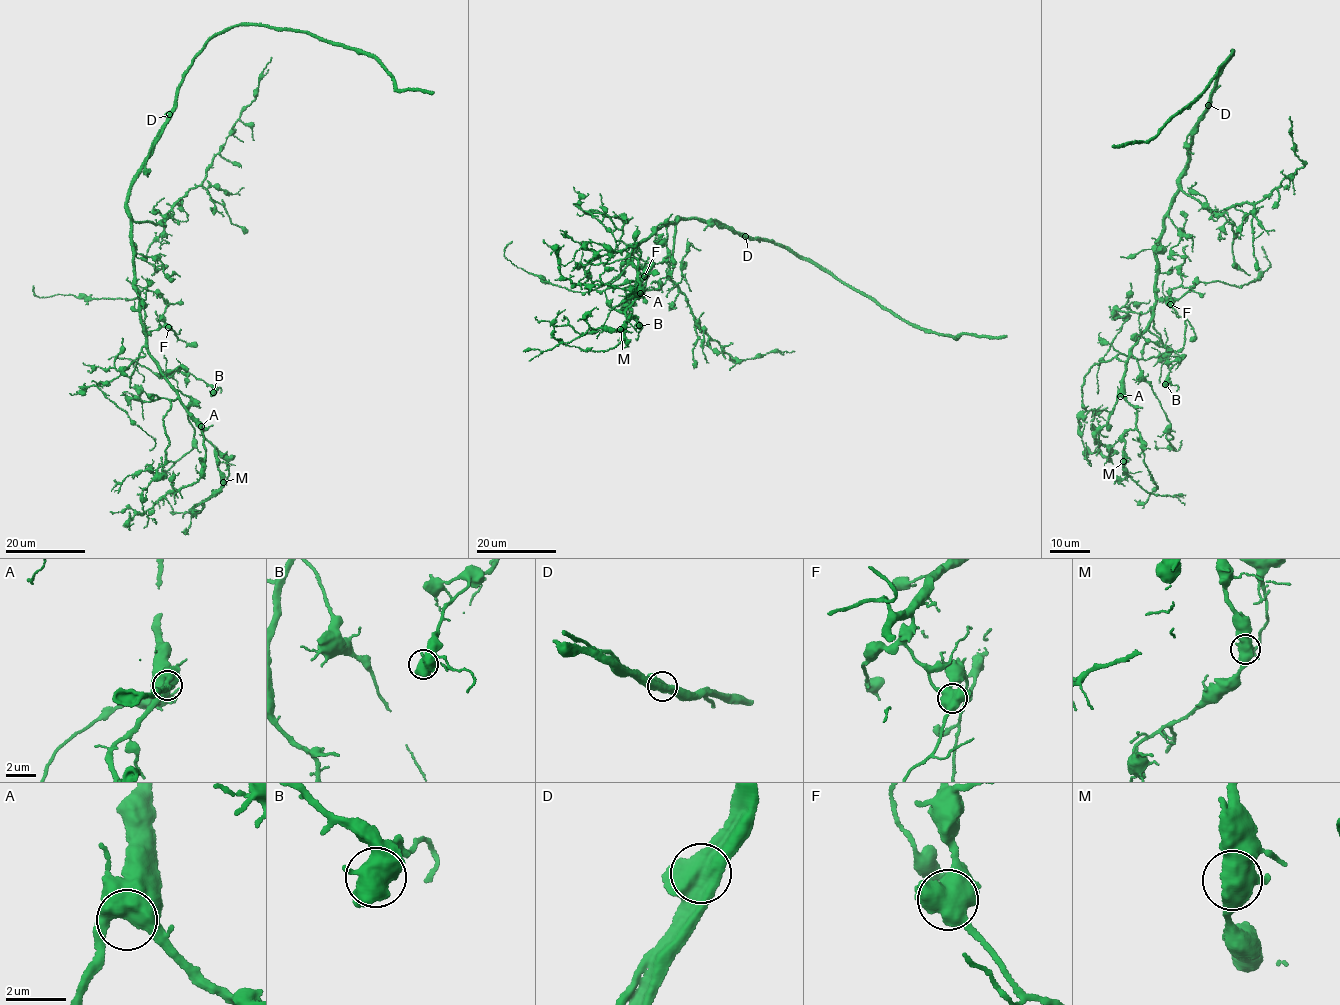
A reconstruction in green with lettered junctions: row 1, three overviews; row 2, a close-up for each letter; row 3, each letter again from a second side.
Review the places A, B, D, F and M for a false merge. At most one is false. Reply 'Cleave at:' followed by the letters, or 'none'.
Cleave at: D

